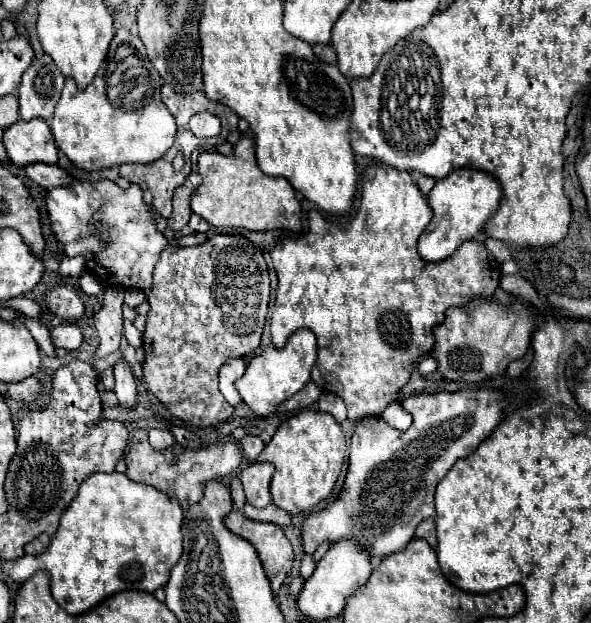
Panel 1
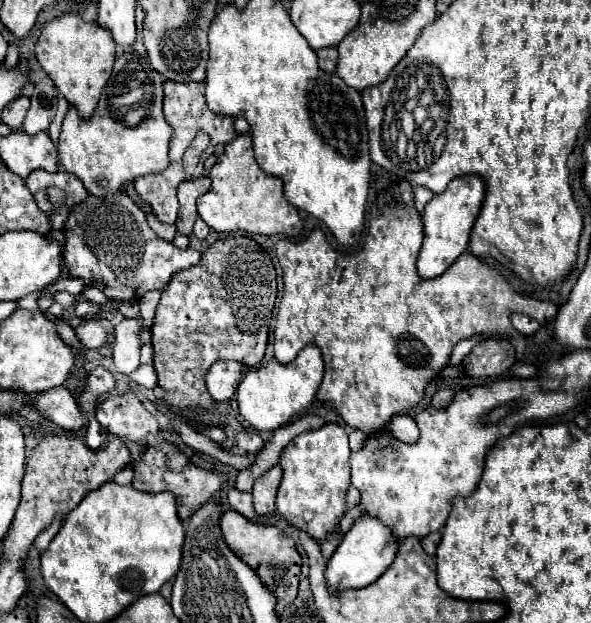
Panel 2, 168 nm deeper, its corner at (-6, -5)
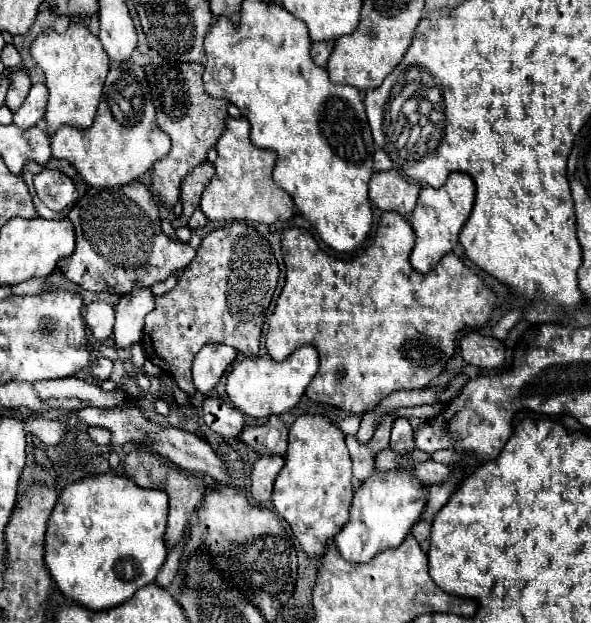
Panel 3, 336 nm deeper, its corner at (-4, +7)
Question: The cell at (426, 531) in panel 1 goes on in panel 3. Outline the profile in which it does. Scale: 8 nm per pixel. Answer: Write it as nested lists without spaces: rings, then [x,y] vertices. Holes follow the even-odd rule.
[[[420,520],[414,528],[412,528],[412,536],[416,538],[416,542],[420,544],[420,548],[424,552],[428,552],[428,546],[430,546],[430,524]]]

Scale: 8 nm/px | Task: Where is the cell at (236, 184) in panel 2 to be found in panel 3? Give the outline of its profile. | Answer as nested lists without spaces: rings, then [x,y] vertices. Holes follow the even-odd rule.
[[[228,118],[226,130],[216,144],[218,160],[214,162],[216,174],[202,194],[200,210],[212,222],[262,222],[274,224],[292,218],[294,202],[274,180],[272,170],[276,164],[274,150],[262,150],[250,144],[250,124],[246,118]]]

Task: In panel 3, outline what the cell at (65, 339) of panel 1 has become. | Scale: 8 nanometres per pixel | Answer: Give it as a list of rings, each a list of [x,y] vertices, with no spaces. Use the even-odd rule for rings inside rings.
[[[92,302],[86,308],[86,328],[94,334],[96,340],[106,342],[112,336],[112,328],[114,328],[114,306],[108,302]]]

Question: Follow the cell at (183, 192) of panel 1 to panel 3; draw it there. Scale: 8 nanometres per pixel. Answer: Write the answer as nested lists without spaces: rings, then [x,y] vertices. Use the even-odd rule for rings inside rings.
[[[206,160],[202,162],[198,168],[194,168],[186,180],[182,180],[180,184],[180,200],[182,200],[182,216],[178,218],[178,226],[186,226],[188,218],[192,216],[192,212],[198,208],[200,204],[200,196],[206,188],[206,184],[210,182],[210,178],[214,176],[214,166]]]

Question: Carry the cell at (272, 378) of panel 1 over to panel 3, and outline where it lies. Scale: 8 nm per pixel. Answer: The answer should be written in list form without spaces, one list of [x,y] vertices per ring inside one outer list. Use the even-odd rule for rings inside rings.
[[[300,346],[284,362],[276,362],[270,358],[246,358],[238,362],[226,376],[226,394],[242,414],[252,418],[268,418],[272,414],[292,410],[316,372],[318,352],[314,346]]]

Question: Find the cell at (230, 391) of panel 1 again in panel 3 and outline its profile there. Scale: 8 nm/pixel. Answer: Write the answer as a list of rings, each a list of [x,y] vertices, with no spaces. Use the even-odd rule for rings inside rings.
[[[206,344],[196,356],[192,364],[192,380],[198,392],[208,394],[226,368],[234,362],[236,350],[232,346],[222,346],[222,344]]]

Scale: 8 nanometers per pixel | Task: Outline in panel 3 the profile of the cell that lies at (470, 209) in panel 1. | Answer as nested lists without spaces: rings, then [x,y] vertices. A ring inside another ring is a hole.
[[[462,172],[450,174],[442,188],[434,190],[430,186],[422,186],[416,208],[410,216],[410,224],[416,234],[416,246],[412,248],[410,264],[416,272],[428,274],[430,270],[434,270],[440,258],[458,244],[458,234],[464,222],[468,220],[472,206],[474,206],[474,182],[470,176]]]

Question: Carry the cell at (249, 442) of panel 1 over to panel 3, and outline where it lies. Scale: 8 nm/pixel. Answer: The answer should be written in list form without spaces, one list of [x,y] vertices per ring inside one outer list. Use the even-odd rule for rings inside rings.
[[[210,396],[202,404],[202,418],[210,430],[224,438],[234,438],[244,428],[244,416],[236,408],[228,406],[224,400]]]

